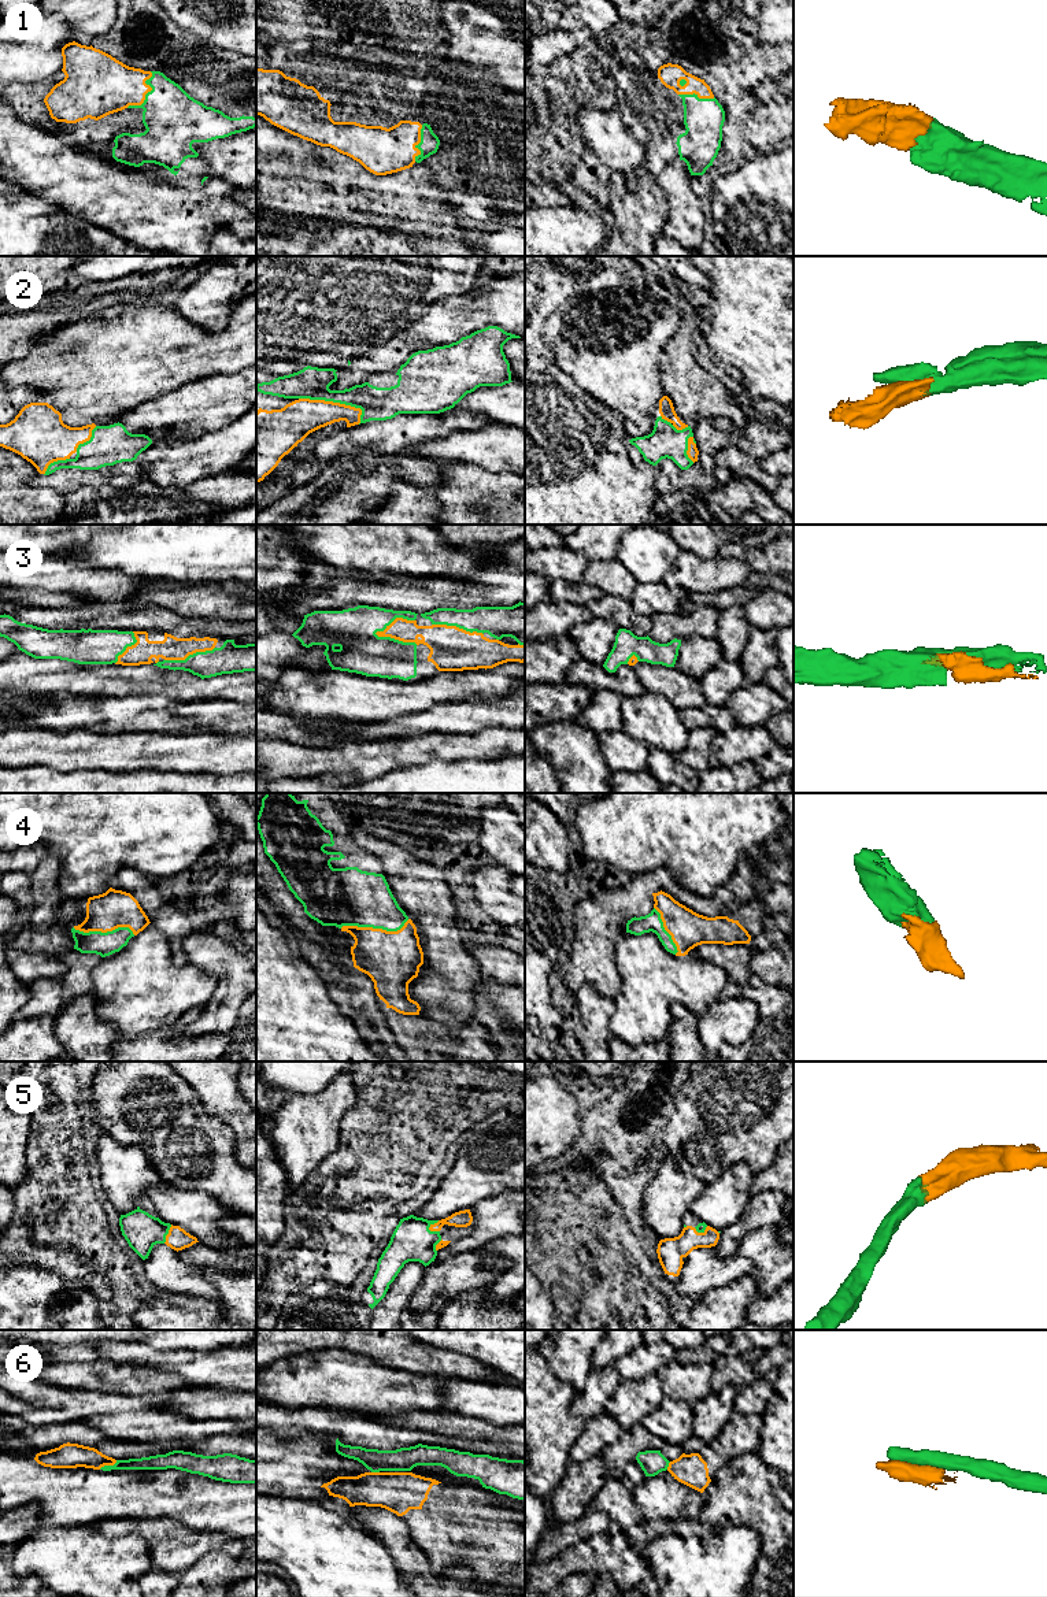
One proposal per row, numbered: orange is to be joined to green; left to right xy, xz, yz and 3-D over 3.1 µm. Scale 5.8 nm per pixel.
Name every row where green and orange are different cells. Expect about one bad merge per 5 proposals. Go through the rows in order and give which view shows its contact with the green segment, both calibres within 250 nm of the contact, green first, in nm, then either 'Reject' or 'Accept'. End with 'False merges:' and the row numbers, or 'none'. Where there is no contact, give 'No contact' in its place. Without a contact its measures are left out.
1: Touches green in xy. Thickness 340 nm (green) against 340 nm. Accept
2: Touches green in xz. Thickness 190 nm (green) against 220 nm. Accept
3: Touches green in xz. Thickness 260 nm (green) against 170 nm. Accept
4: Touches green in xz. Thickness 340 nm (green) against 340 nm. Accept
5: Touches green in xz. Thickness 240 nm (green) against 100 nm. Accept
6: Touches green in xy. Thickness 80 nm (green) against 140 nm. Reject
False merges: 6

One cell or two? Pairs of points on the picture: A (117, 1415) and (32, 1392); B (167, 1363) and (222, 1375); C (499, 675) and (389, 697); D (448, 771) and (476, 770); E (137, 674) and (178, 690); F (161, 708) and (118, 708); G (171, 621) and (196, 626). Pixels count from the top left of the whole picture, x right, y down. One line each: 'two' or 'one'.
A: one
B: one
C: one
D: one
E: one
F: one
G: one

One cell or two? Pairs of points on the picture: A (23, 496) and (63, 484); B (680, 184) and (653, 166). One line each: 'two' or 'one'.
A: two
B: two

